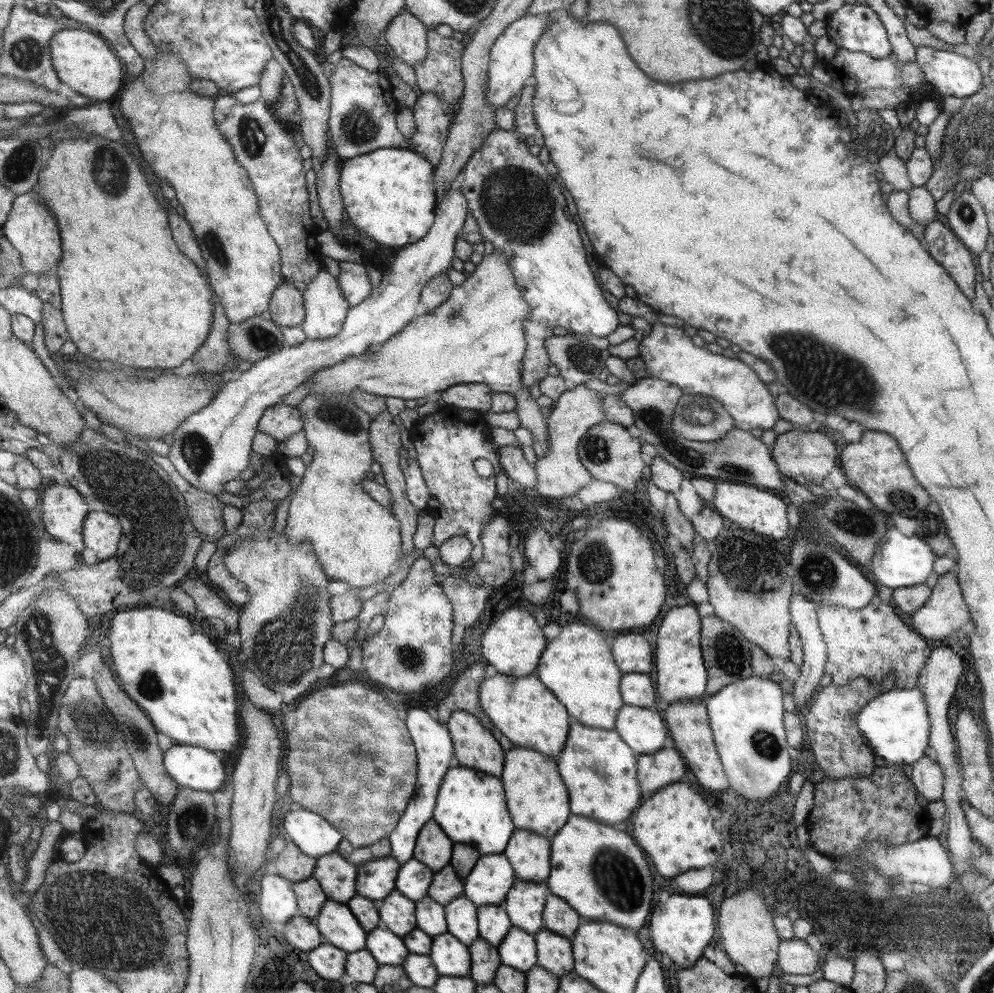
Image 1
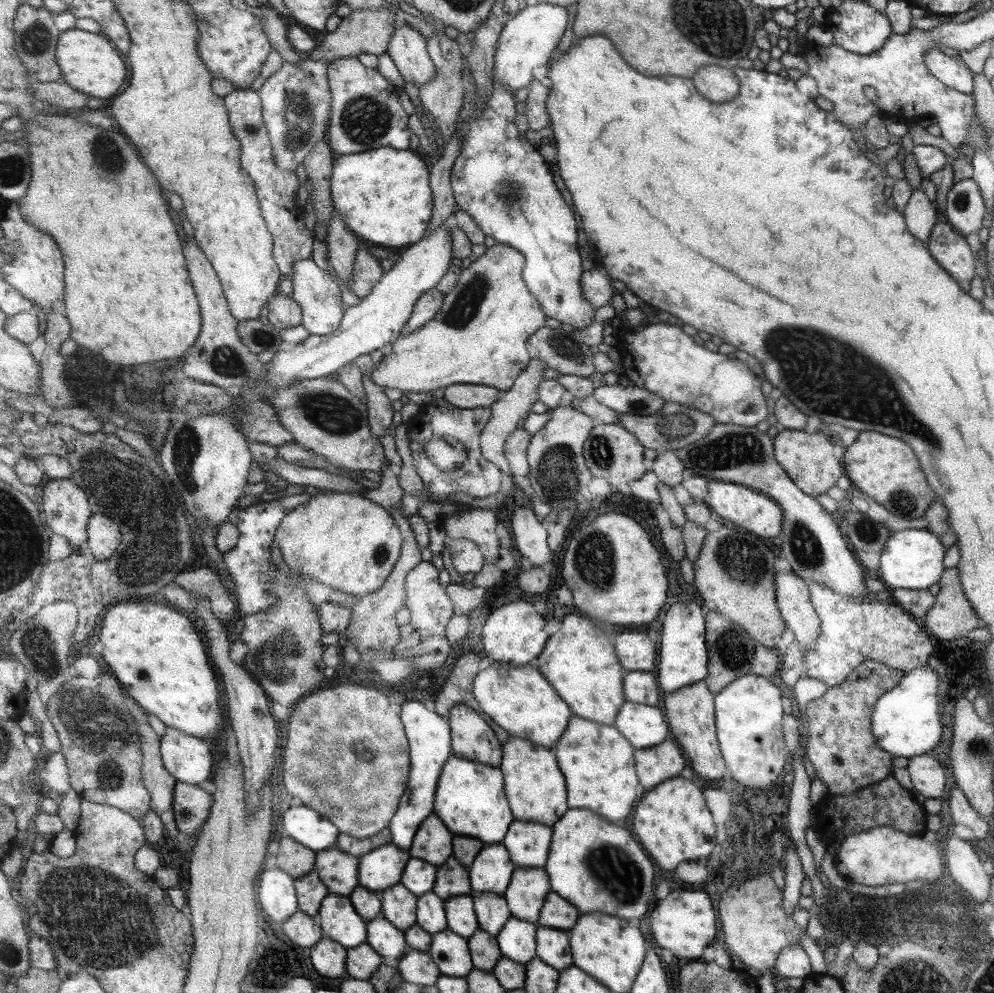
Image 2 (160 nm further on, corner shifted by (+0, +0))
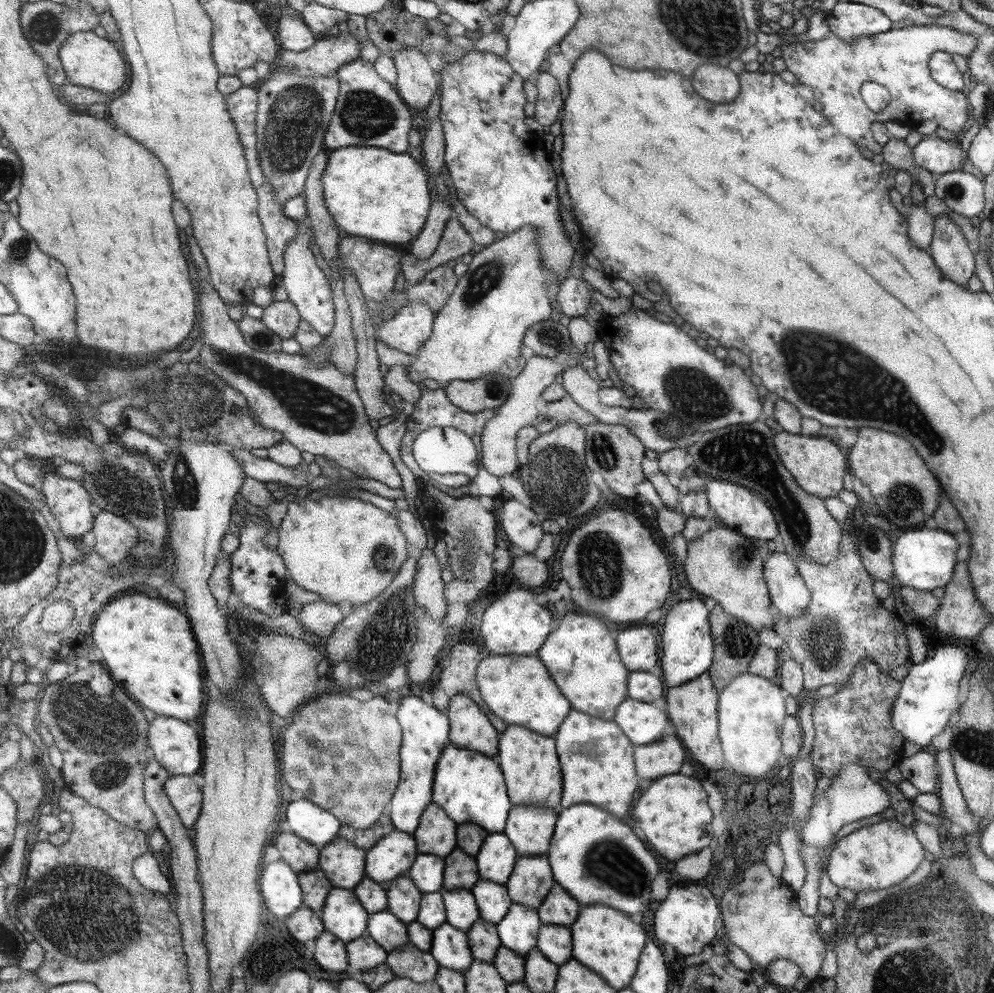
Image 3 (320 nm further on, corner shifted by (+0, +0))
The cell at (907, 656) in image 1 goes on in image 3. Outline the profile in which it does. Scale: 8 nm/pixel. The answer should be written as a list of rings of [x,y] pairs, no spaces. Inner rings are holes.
[[[843,529],[840,536],[838,553],[827,564],[816,563],[807,557],[797,557],[793,561],[795,568],[798,569],[798,574],[810,591],[809,606],[799,616],[788,618],[783,623],[775,622],[772,630],[779,639],[785,642],[788,655],[801,667],[804,692],[820,686],[838,685],[845,682],[854,671],[855,666],[867,658],[877,666],[883,675],[901,681],[909,670],[905,664],[911,663],[905,635],[907,624],[904,624],[897,614],[885,610],[879,604],[879,599],[873,596],[873,592],[871,592],[873,580],[869,580],[869,572],[861,566],[859,556],[855,552],[855,544],[853,544],[851,534],[847,532],[847,529]]]

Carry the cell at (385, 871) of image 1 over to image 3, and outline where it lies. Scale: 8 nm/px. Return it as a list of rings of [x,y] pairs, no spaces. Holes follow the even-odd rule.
[[[396,828],[368,851],[366,876],[388,885],[410,872],[419,853],[415,835]]]

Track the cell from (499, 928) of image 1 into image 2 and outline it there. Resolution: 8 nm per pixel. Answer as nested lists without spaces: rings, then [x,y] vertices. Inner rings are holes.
[[[473,892],[472,895],[480,928],[496,937],[501,927],[511,917],[506,900],[502,895],[492,892]]]

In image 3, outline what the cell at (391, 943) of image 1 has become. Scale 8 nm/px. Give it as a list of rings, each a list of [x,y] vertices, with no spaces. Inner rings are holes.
[[[389,909],[370,915],[367,935],[371,935],[388,953],[399,951],[410,942],[408,924]]]

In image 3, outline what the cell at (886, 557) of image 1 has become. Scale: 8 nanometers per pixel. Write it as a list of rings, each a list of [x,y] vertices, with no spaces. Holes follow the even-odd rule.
[[[907,530],[892,542],[892,567],[897,580],[909,588],[930,591],[949,583],[954,574],[957,542],[951,533],[939,530]]]

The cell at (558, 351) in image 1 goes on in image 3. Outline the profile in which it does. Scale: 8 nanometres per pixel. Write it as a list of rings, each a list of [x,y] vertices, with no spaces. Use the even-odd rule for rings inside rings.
[[[545,319],[527,327],[522,343],[531,348],[534,355],[551,358],[557,351],[569,346],[570,336],[563,325]]]

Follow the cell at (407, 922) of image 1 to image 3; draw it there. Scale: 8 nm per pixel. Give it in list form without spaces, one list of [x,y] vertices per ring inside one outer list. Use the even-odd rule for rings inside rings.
[[[406,875],[386,885],[390,898],[388,909],[407,924],[418,920],[425,895],[411,879]]]

